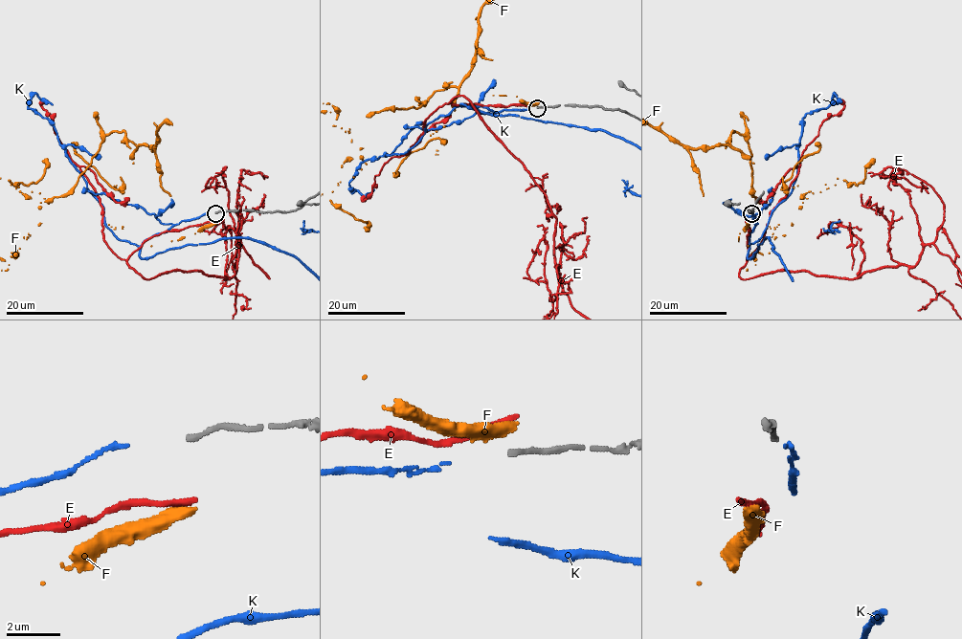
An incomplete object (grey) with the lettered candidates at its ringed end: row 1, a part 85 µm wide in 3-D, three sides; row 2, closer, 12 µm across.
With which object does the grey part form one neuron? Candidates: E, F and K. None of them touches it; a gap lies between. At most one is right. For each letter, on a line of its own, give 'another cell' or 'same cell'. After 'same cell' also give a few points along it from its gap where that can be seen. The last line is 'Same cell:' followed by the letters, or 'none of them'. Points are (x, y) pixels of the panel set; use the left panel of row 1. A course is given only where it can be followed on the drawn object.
E: another cell
F: another cell
K: same cell
Same cell: K

